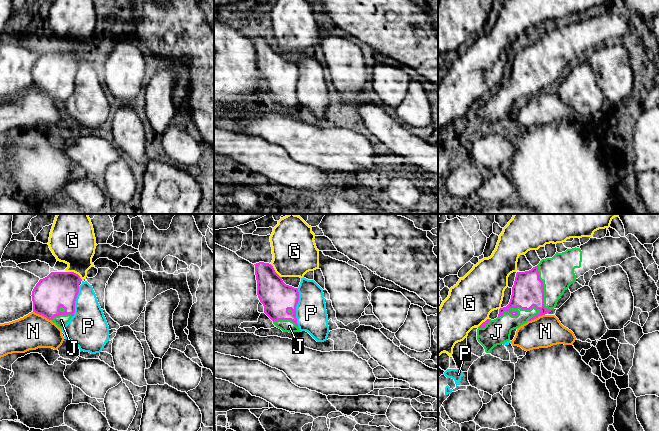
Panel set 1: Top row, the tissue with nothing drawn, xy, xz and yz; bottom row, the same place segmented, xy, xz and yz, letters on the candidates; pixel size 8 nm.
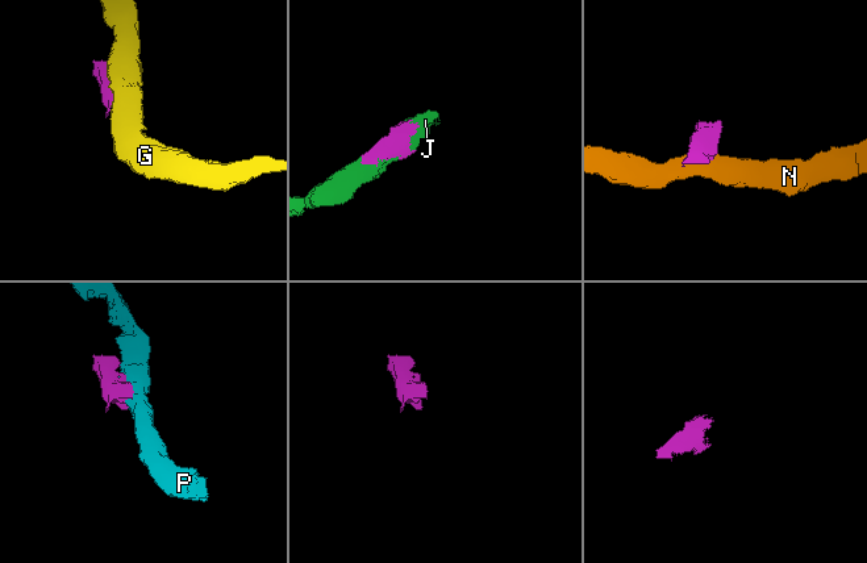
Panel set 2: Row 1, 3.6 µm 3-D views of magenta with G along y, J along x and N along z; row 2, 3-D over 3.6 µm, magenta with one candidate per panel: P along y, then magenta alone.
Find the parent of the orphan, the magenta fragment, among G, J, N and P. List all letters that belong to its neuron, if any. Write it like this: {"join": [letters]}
{"join": []}

